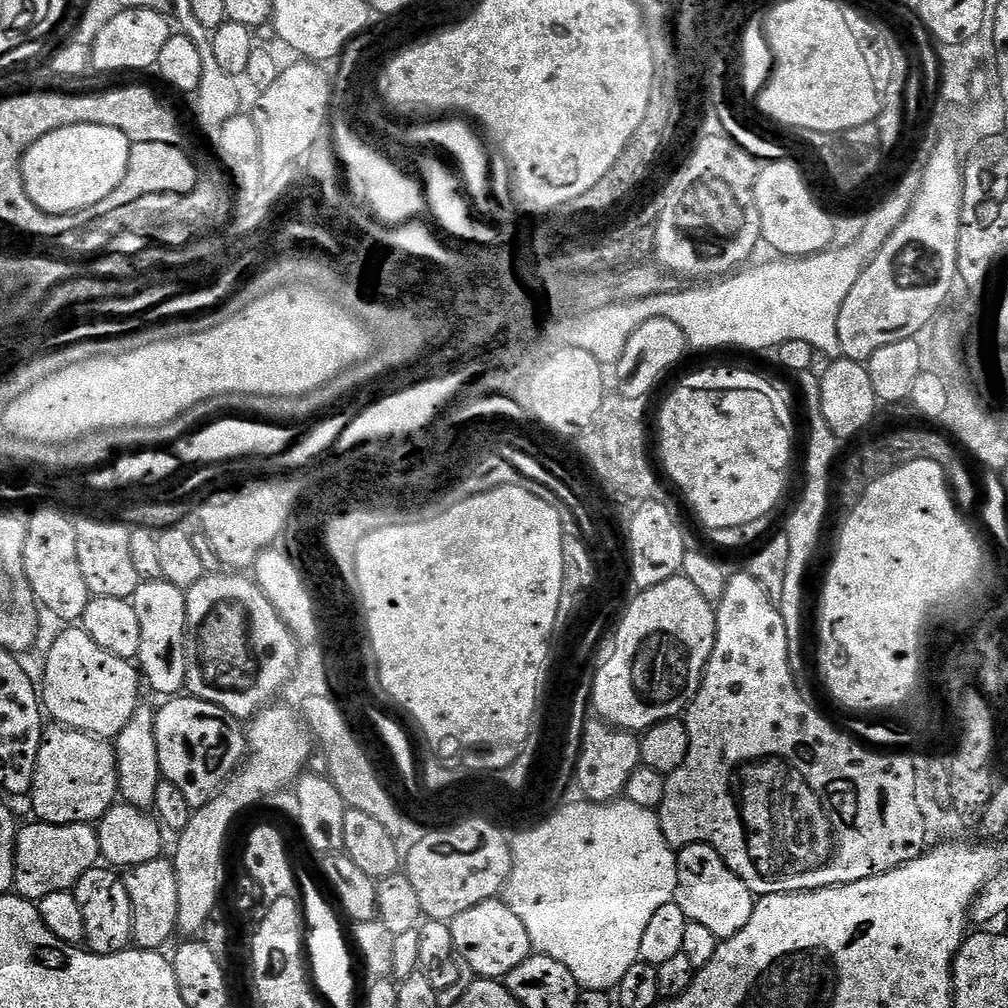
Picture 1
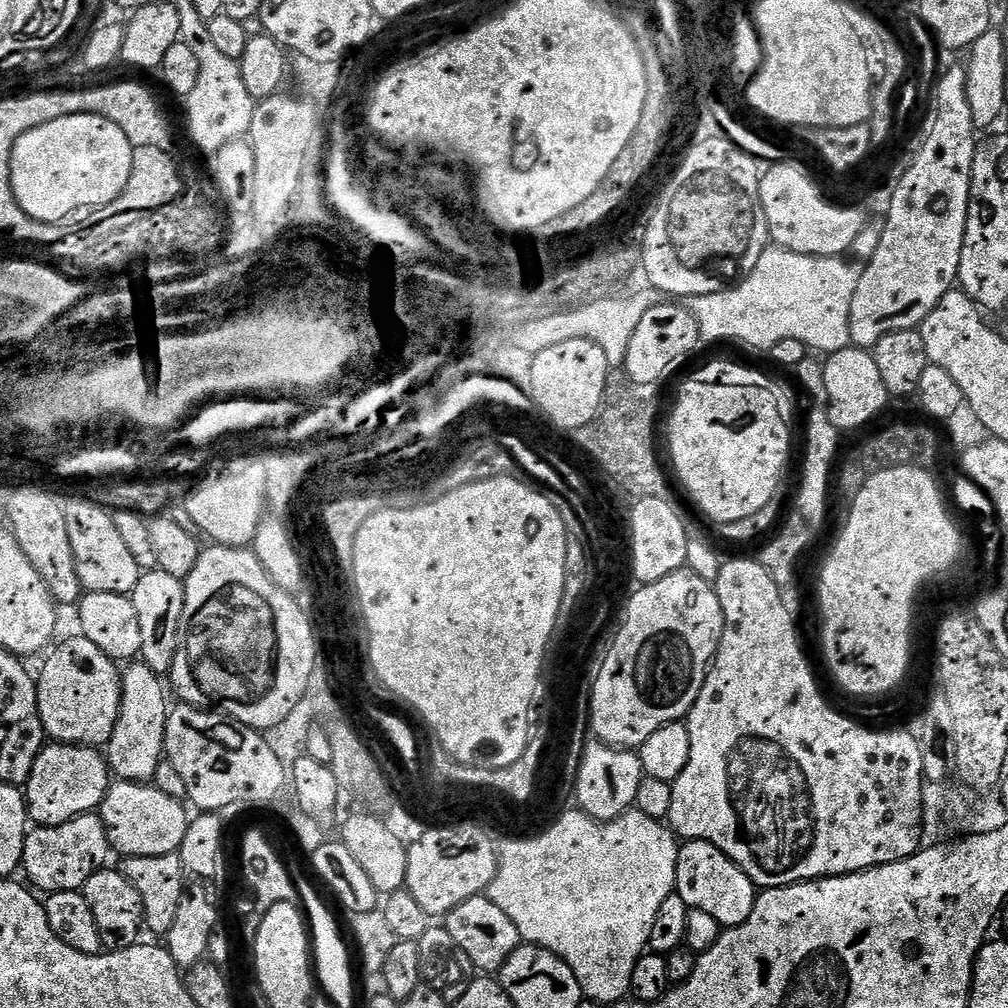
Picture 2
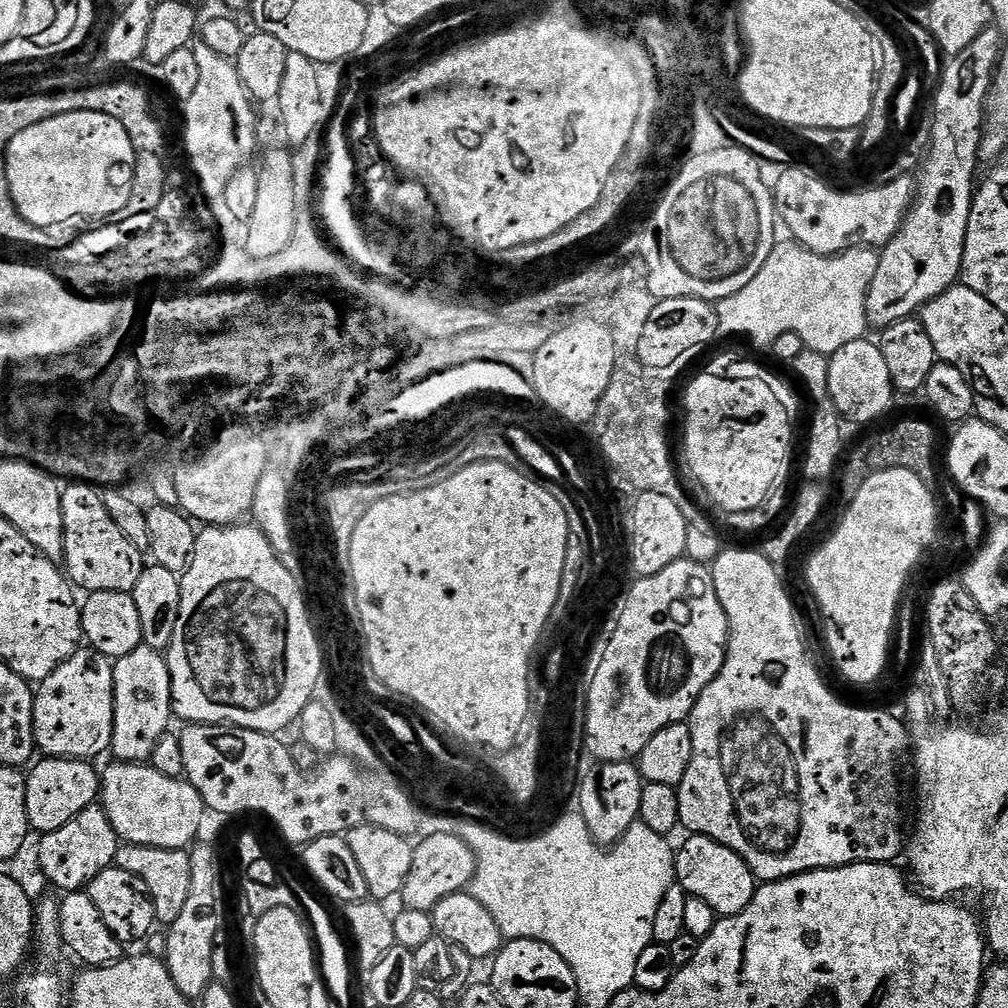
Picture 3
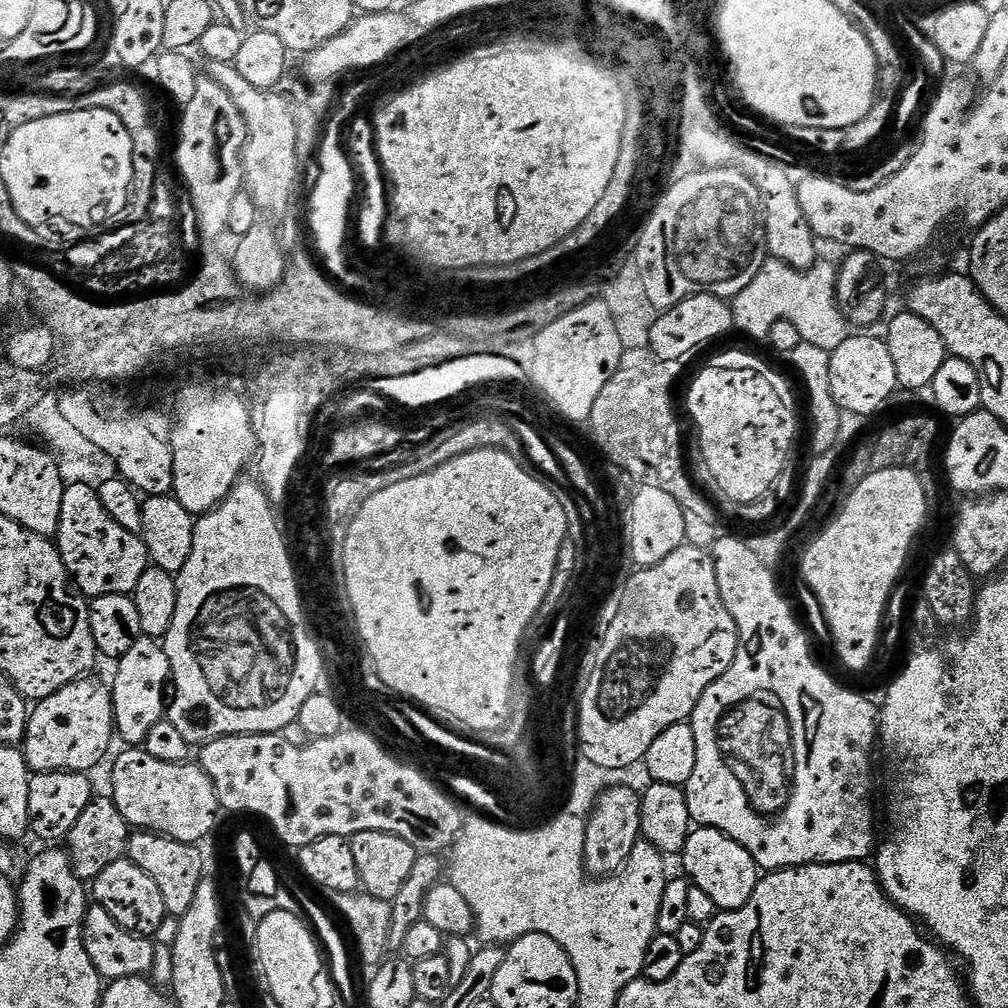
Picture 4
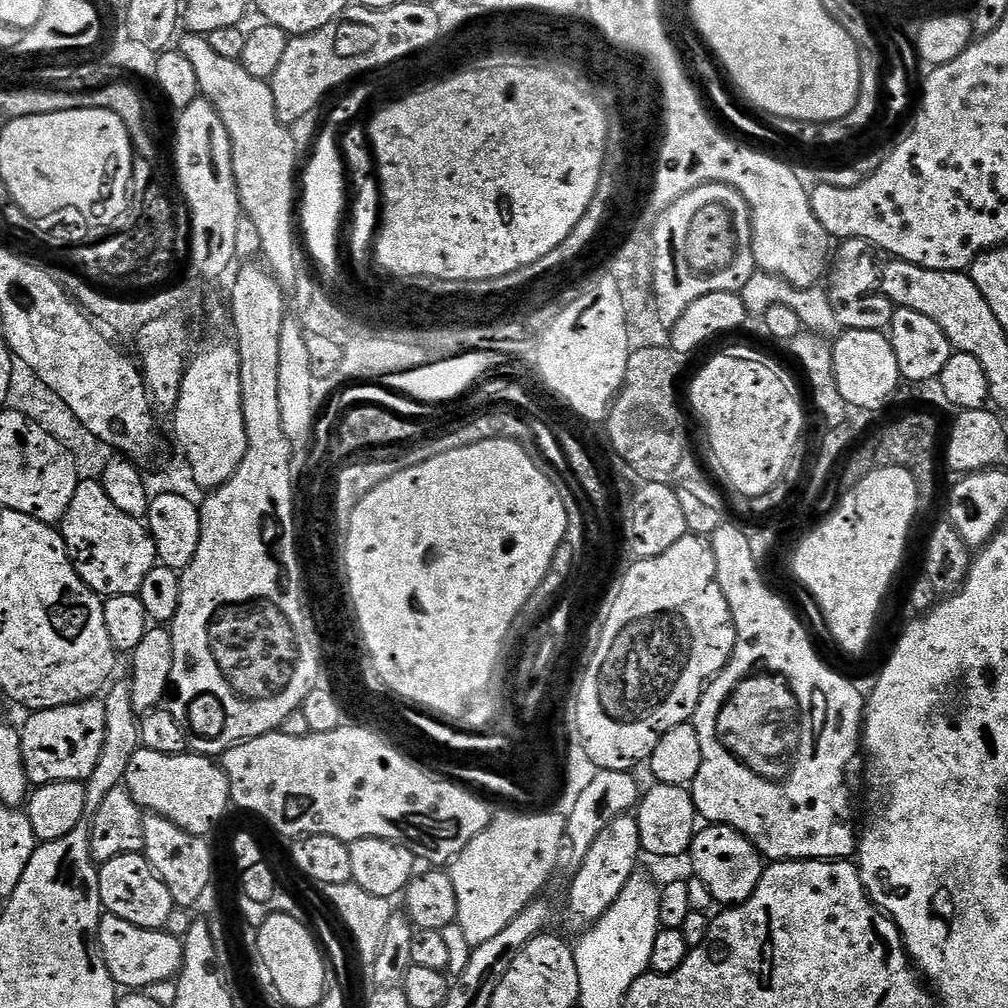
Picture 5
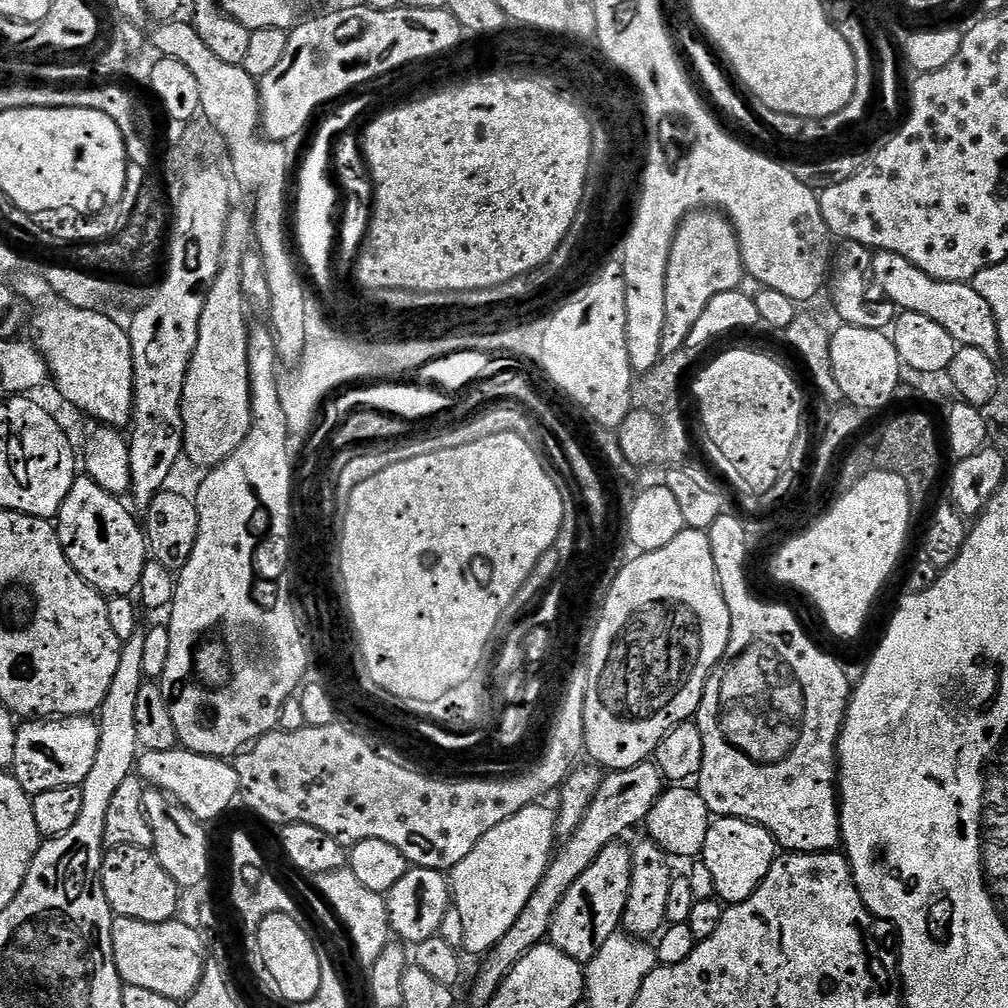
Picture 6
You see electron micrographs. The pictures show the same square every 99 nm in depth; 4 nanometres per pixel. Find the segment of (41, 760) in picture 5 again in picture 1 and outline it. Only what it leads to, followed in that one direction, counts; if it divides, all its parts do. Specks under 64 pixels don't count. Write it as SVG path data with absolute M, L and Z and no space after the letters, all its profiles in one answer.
M68 626L64 633L48 648L48 657L44 660L44 684L42 680L42 708L49 717L52 716L57 725L73 728L79 732L89 732L97 738L115 738L134 718L134 710L141 707L140 688L142 676L137 665L131 660L114 658L114 654L106 654L90 634L86 634L83 627Z

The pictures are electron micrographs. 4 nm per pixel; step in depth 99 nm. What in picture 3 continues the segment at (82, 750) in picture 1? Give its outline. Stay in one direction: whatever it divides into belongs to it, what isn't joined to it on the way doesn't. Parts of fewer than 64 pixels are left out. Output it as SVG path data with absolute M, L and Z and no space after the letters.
M44 758L31 765L26 779L26 814L31 831L36 834L53 832L66 822L70 822L82 810L97 803L100 795L102 776L99 771L92 769L93 765L87 760L61 760L59 758Z

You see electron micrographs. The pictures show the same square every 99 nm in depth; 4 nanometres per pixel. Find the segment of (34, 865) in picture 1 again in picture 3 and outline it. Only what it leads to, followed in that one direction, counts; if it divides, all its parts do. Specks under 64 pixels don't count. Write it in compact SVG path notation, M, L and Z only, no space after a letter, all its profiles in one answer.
M99 803L90 805L82 814L75 816L66 826L62 826L53 832L45 832L39 837L40 840L40 868L44 871L44 876L56 888L61 888L61 893L78 892L87 889L88 883L102 870L113 867L116 863L116 852L122 843L117 836L114 826L110 826L110 818L106 810Z

